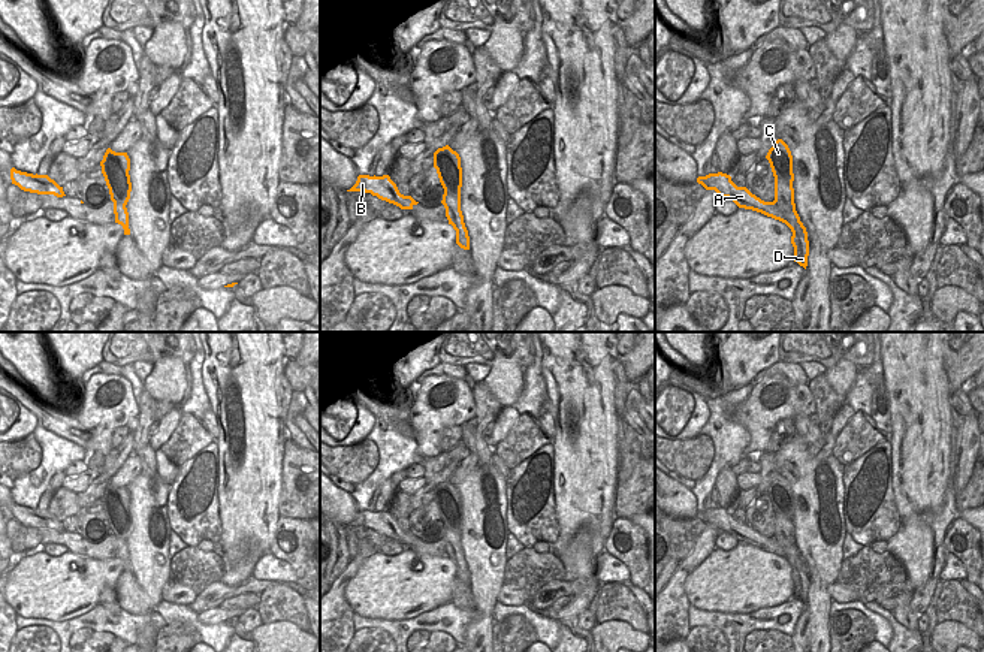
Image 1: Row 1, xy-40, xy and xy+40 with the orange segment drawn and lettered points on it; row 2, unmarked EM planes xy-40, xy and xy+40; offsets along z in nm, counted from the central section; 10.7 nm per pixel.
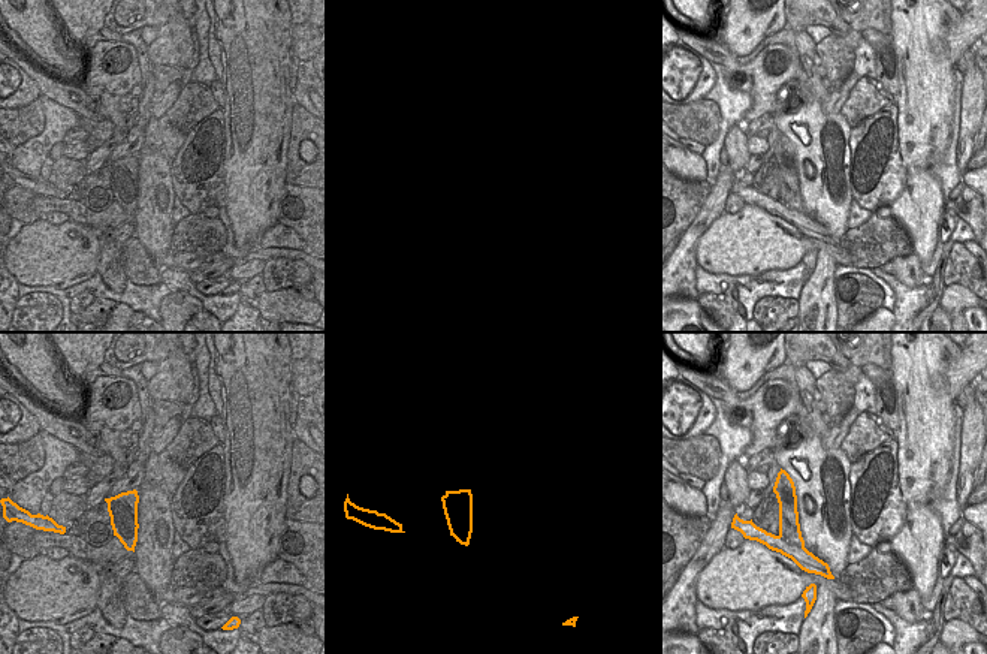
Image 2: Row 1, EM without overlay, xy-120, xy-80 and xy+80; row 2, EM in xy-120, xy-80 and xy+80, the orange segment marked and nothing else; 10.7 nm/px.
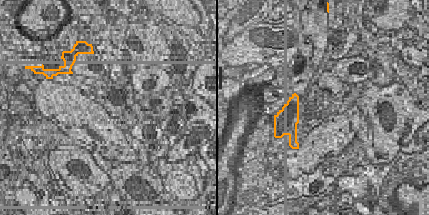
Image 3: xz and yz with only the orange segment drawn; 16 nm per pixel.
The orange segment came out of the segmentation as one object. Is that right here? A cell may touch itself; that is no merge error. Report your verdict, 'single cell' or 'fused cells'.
fused cells

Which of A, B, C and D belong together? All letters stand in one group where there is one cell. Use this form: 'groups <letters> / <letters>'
groups A B / C D

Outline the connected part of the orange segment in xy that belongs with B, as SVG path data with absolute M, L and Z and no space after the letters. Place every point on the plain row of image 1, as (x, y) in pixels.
M359 510L356 519L347 526L371 528L372 531L393 538L401 544L413 544L413 541L419 538L411 531L401 529L396 519L390 514L389 510Z

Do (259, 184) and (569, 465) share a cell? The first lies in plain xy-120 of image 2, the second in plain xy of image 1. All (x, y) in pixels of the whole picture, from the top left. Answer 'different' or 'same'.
same

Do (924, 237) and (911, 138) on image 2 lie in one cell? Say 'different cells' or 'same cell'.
different cells

